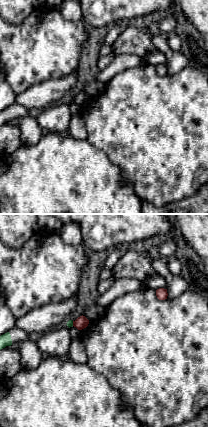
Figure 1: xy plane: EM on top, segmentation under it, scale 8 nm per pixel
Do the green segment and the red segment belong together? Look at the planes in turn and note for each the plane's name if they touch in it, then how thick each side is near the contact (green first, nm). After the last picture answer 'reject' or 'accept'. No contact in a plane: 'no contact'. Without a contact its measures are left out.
meets green in xy; 50 nm thick on the green side, 100 nm on the other

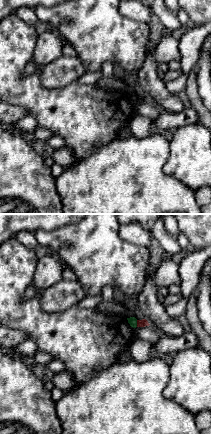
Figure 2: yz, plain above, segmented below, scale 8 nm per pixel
meets green in yz; 70 nm thick on the green side, 60 nm on the other

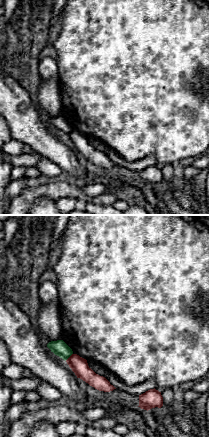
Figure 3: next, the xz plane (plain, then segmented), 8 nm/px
meets green in xz; 120 nm thick on the green side, 140 nm on the other

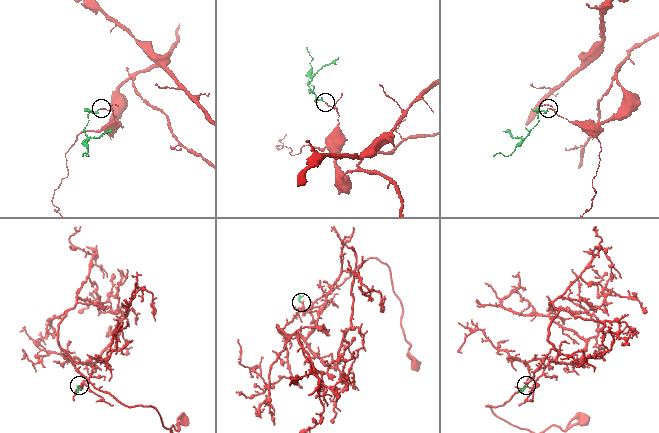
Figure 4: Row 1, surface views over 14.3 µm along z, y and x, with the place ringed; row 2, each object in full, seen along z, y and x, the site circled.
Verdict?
reject

